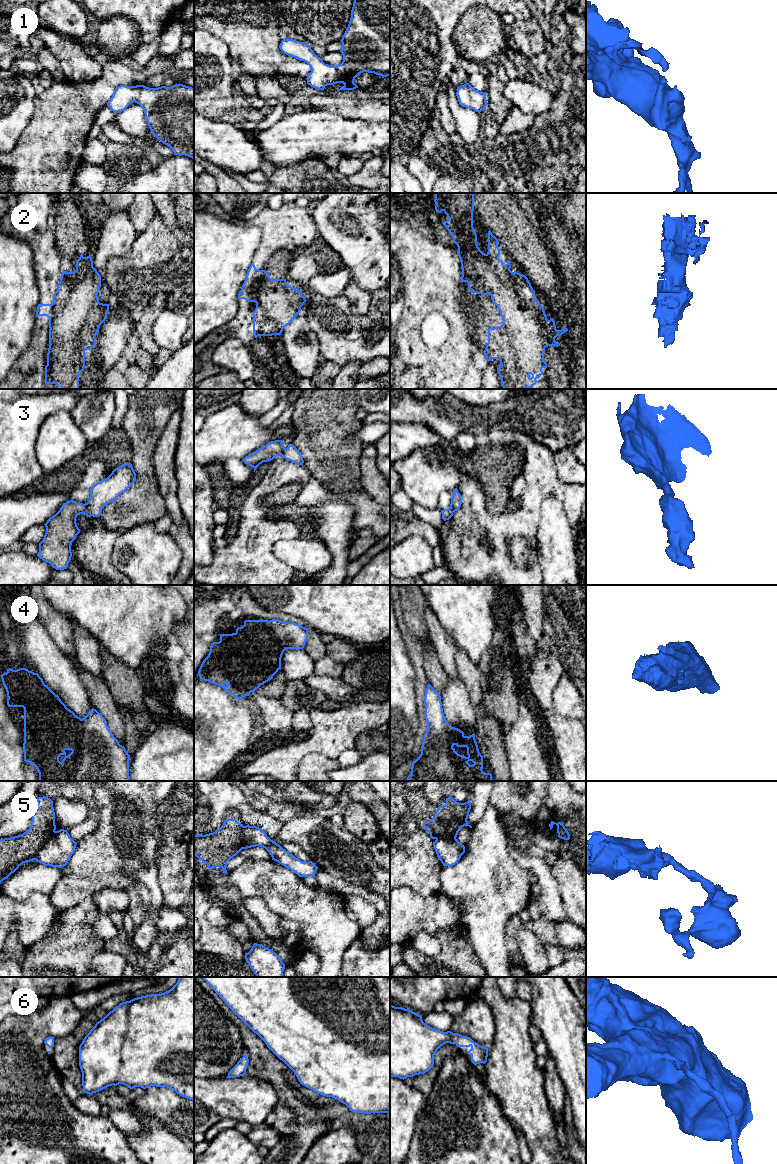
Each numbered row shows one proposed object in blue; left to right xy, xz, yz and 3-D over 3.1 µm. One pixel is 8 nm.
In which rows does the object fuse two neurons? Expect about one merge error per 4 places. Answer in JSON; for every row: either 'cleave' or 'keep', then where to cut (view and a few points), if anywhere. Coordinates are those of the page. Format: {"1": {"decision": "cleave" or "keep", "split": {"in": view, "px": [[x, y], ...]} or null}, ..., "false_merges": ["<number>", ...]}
{"1": {"decision": "keep", "split": null}, "2": {"decision": "keep", "split": null}, "3": {"decision": "keep", "split": null}, "4": {"decision": "keep", "split": null}, "5": {"decision": "cleave", "split": {"in": "xy", "px": [[55, 831], [43, 844], [34, 859]]}}, "6": {"decision": "keep", "split": null}, "false_merges": ["5"]}

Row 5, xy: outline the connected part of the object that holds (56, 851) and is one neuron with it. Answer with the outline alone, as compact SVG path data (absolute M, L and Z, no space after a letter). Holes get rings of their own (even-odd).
M60 829L43 844L35 860L45 866L62 868L67 865L76 845L77 842L70 837L68 831Z

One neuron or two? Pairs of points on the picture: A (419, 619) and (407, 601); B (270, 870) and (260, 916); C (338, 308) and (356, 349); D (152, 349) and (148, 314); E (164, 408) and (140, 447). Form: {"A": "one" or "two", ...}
{"A": "one", "B": "two", "C": "one", "D": "one", "E": "one"}

